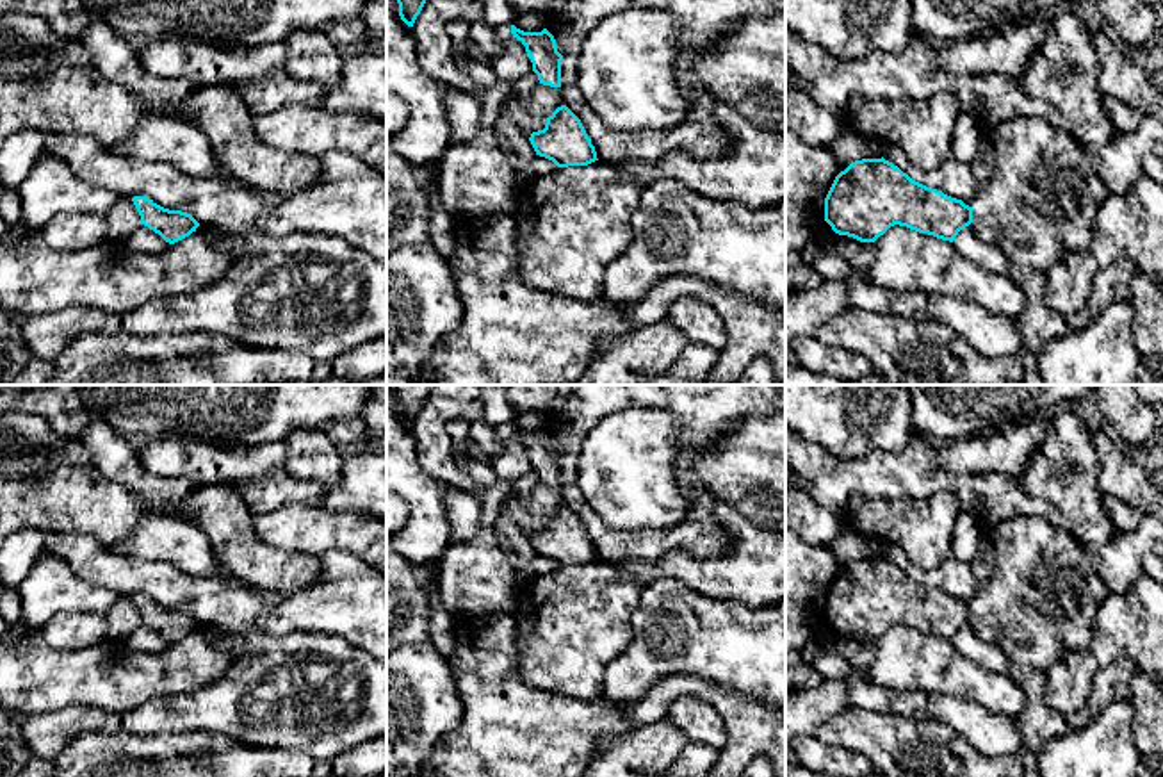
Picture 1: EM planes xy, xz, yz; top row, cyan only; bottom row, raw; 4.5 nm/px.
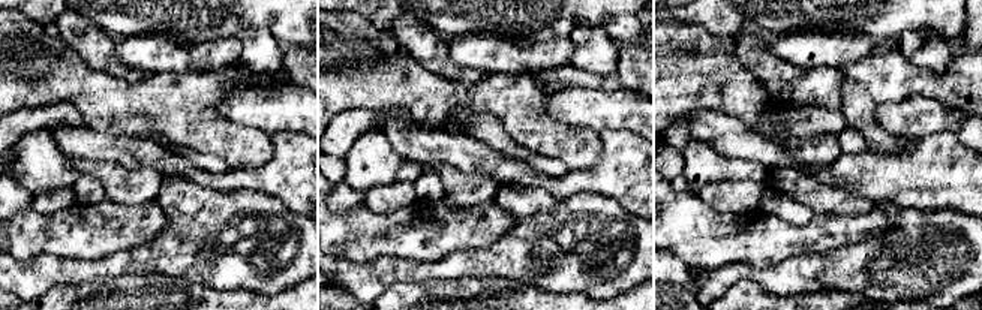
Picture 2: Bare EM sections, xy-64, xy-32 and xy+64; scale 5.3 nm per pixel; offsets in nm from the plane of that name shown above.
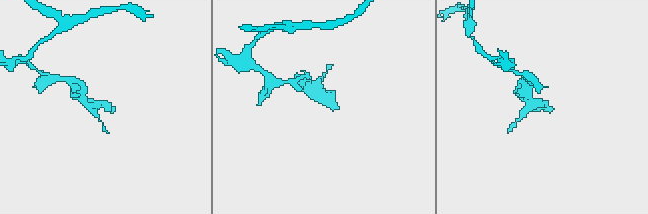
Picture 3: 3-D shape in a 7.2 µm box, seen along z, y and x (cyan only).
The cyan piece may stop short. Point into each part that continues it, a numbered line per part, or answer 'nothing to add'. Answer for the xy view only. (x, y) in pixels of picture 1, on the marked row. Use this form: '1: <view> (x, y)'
nothing to add

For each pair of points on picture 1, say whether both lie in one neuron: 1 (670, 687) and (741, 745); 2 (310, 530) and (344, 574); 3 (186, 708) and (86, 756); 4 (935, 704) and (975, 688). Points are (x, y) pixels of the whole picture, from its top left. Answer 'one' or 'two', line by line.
1: one
2: two
3: two
4: two

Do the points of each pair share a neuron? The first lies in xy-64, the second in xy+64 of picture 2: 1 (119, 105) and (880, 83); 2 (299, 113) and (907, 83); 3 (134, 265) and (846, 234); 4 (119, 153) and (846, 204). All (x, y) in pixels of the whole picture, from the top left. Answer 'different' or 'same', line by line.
1: different
2: different
3: different
4: different

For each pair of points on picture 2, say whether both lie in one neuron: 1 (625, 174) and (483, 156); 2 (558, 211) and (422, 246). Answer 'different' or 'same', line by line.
1: same
2: different

